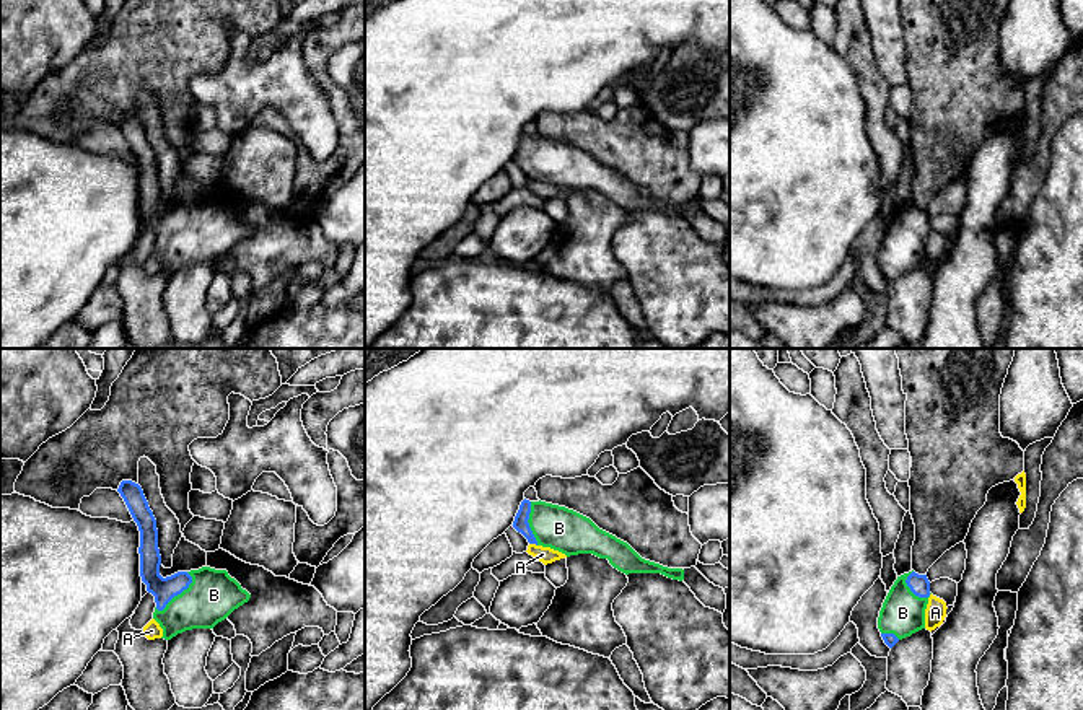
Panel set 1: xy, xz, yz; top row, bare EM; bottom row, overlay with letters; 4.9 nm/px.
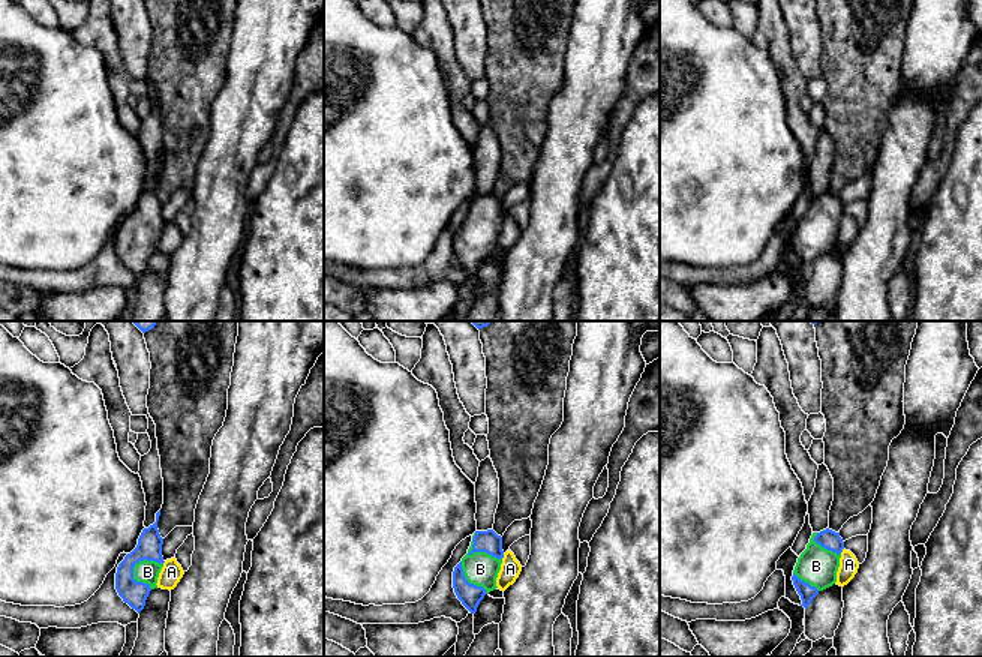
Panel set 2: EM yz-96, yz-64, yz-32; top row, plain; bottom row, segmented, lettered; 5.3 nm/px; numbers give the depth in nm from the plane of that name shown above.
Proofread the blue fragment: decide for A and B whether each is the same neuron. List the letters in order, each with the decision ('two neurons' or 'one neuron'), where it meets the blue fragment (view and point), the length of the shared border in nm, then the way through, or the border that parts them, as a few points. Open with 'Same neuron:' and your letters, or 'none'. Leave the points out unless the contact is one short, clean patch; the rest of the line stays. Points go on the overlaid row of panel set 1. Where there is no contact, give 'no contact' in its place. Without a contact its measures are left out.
Same neuron: B
A: two neurons; contact xz (533, 543); length 40 nm; border xz (530, 543), (536, 546)
B: one neuron; contact xy (176, 595); length 240 nm

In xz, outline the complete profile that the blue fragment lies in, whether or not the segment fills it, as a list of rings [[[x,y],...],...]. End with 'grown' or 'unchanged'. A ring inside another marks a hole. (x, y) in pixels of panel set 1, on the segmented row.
[[[523,500],[515,516],[513,528],[529,544],[550,547],[570,555],[593,554],[607,559],[619,572],[661,573],[673,580],[684,580],[682,568],[668,568],[642,559],[627,542],[599,529],[590,518],[565,506]]] | grown

